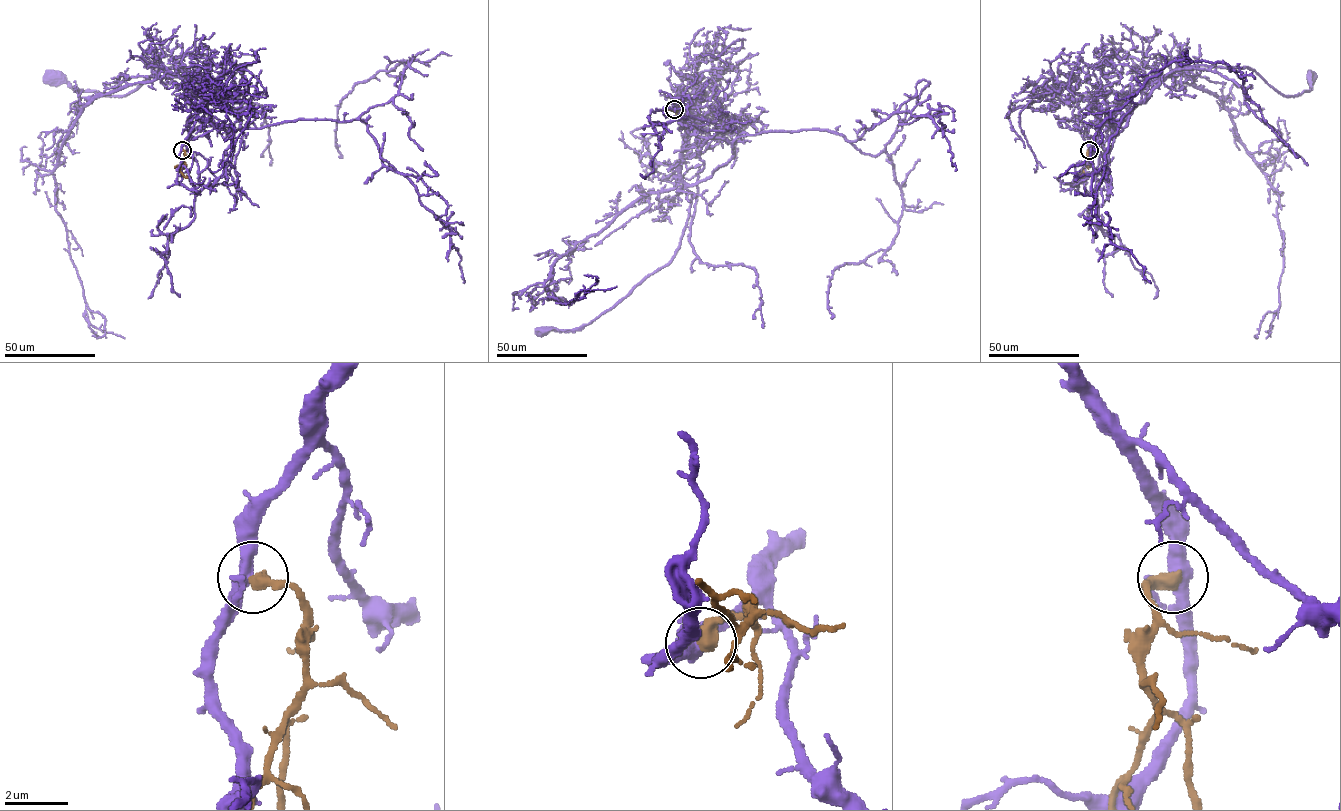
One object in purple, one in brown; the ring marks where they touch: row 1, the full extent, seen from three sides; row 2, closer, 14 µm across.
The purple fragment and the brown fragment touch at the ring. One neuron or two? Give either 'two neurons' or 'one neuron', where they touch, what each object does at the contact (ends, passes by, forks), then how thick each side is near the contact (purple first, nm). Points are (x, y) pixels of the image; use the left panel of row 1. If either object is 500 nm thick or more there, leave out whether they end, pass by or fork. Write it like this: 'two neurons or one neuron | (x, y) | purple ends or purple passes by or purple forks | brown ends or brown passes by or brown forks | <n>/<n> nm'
two neurons | (182, 150) | purple passes by | brown ends | 440/480 nm

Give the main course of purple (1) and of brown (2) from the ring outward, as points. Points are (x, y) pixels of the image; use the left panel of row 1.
1: (182, 149), (203, 108), (203, 95), (190, 91), (196, 65), (156, 70), (119, 95), (75, 90), (49, 78)
2: (182, 149), (185, 156), (180, 172), (185, 177), (190, 176)

